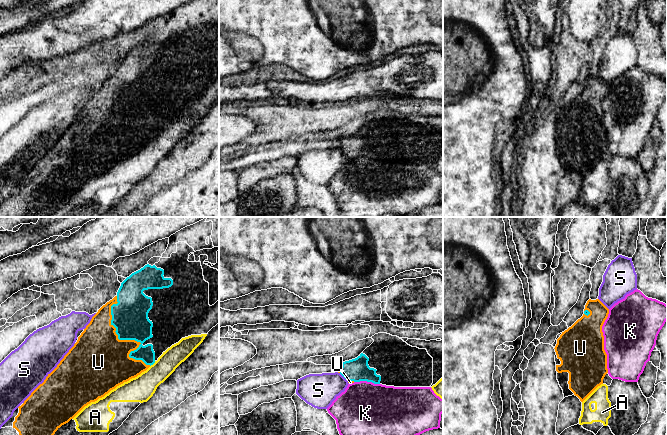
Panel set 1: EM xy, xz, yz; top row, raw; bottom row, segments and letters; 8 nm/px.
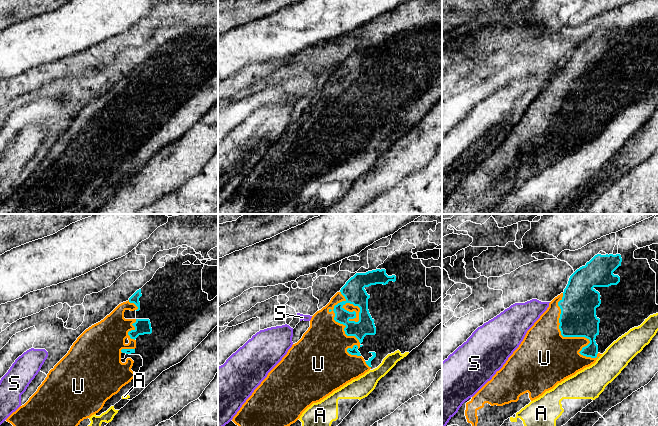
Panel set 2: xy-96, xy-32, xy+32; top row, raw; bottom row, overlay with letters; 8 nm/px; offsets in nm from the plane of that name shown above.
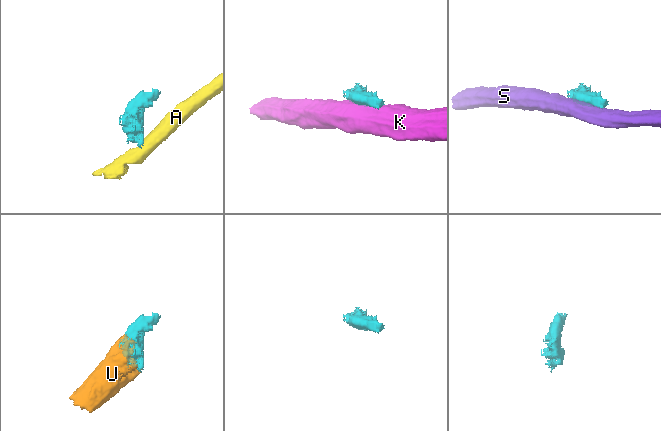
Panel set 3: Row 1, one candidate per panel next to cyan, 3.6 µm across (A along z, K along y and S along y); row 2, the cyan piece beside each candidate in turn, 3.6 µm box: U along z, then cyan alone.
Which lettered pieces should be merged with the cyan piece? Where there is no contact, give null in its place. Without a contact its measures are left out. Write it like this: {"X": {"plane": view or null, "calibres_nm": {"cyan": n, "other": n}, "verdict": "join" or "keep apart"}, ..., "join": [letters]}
{"A": {"plane": "xy", "calibres_nm": {"cyan": 130, "other": 200}, "verdict": "keep apart"}, "K": {"plane": "xz", "calibres_nm": {"cyan": 180, "other": 440}, "verdict": "keep apart"}, "S": {"plane": "xz", "calibres_nm": {"cyan": 180, "other": 280}, "verdict": "keep apart"}, "U": {"plane": "xy", "calibres_nm": {"cyan": 280, "other": 440}, "verdict": "join"}, "join": ["U"]}

